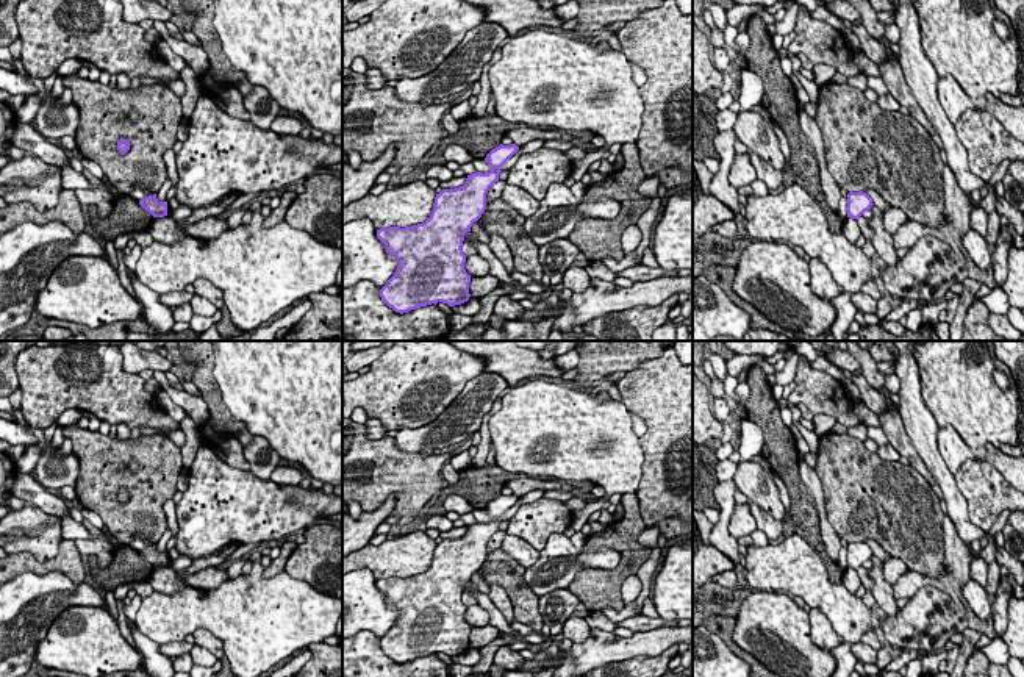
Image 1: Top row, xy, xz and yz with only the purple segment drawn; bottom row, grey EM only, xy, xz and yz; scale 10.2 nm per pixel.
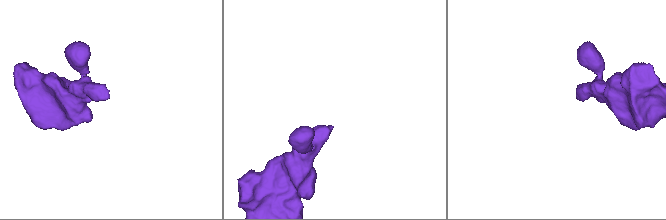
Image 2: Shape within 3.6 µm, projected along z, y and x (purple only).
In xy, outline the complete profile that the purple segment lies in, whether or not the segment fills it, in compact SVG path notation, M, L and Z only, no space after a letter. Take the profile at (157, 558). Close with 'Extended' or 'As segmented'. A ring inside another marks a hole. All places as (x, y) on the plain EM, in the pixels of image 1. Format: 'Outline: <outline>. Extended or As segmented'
Outline: M156 544L149 546L139 550L139 555L147 560L153 568L164 568L167 566L167 552L159 552Z. As segmented

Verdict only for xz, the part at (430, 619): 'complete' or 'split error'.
complete

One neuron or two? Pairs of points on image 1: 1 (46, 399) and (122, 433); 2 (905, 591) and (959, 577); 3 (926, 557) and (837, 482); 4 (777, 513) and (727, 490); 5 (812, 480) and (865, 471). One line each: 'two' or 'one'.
1: two
2: one
3: one
4: two
5: two

